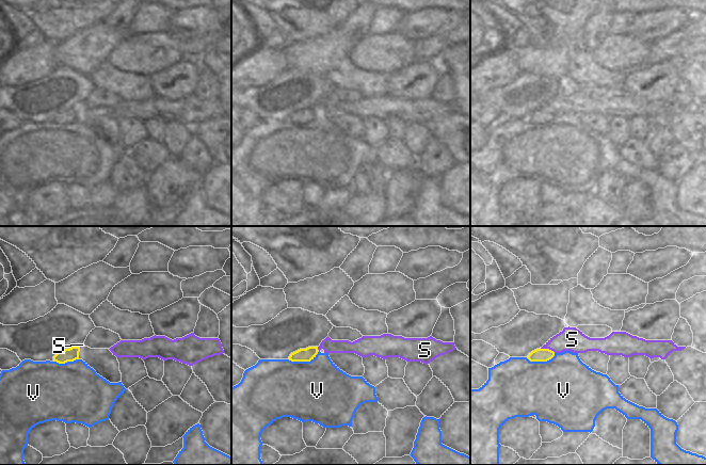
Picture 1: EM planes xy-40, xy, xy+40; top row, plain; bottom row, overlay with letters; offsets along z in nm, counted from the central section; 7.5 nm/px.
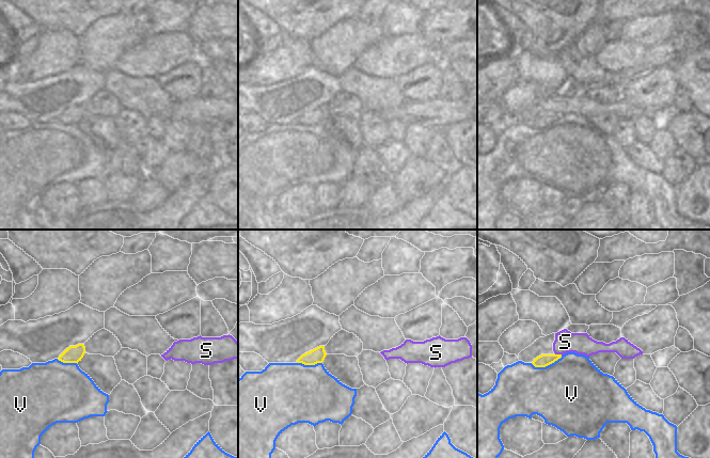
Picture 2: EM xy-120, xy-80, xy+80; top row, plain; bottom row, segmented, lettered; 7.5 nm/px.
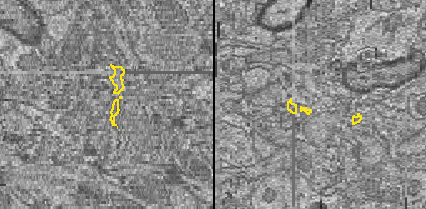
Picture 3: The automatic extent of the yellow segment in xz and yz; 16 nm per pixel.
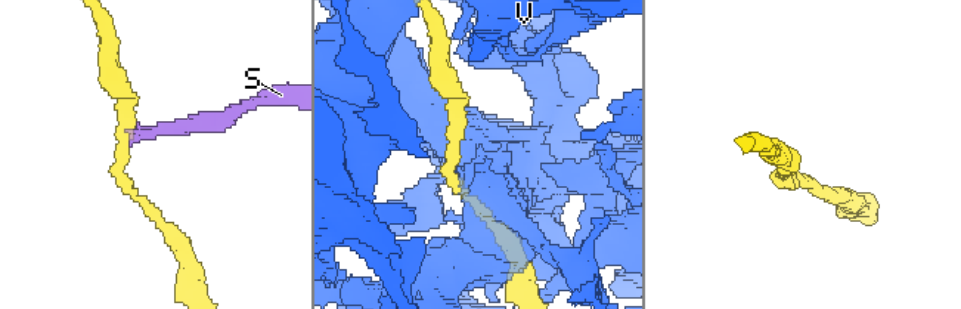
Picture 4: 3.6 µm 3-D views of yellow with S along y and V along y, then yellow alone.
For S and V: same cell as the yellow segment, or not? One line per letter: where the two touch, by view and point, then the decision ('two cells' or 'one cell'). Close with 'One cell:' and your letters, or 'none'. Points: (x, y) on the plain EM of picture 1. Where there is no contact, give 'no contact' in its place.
S: meets yellow in xy+40 at (547, 110); two cells
V: meets yellow in xy at (303, 122); two cells
One cell: none

